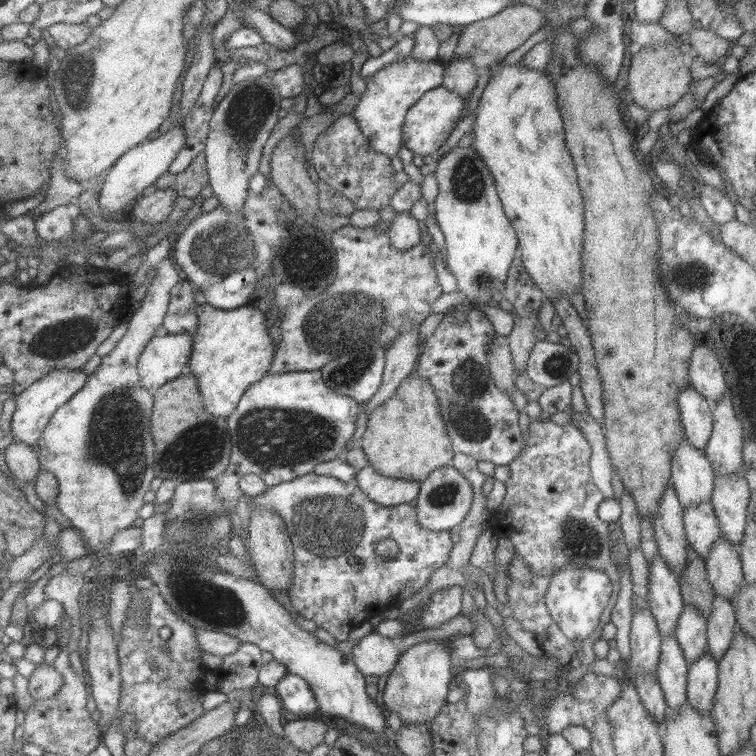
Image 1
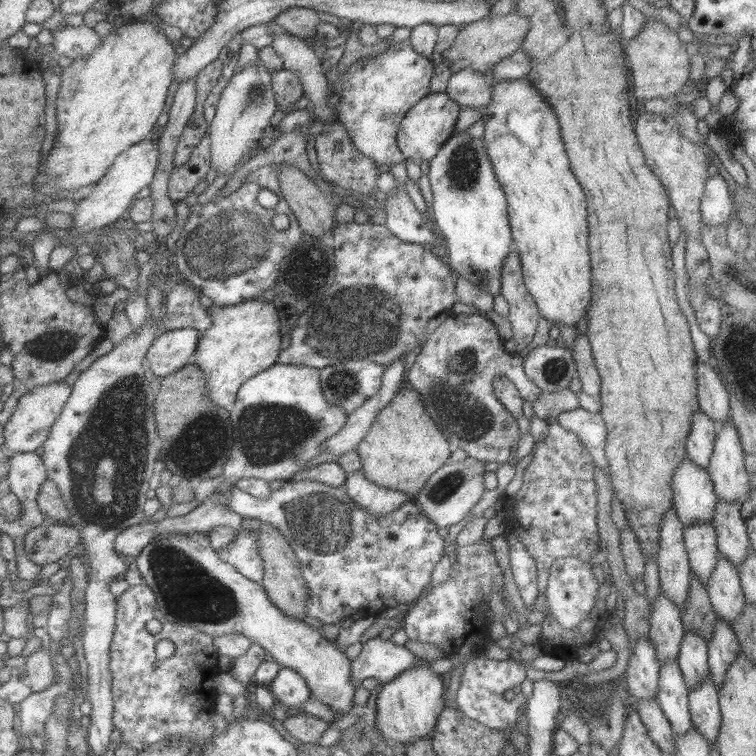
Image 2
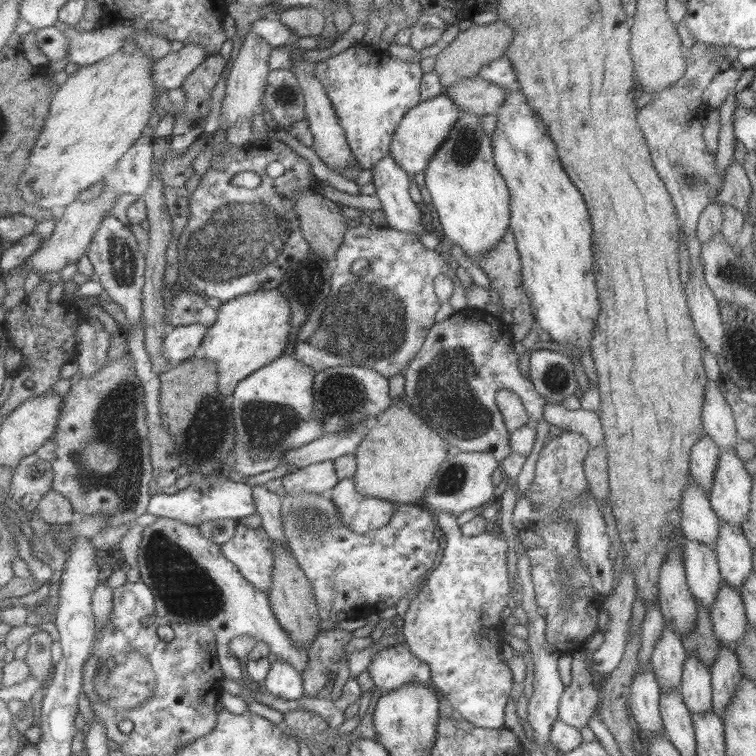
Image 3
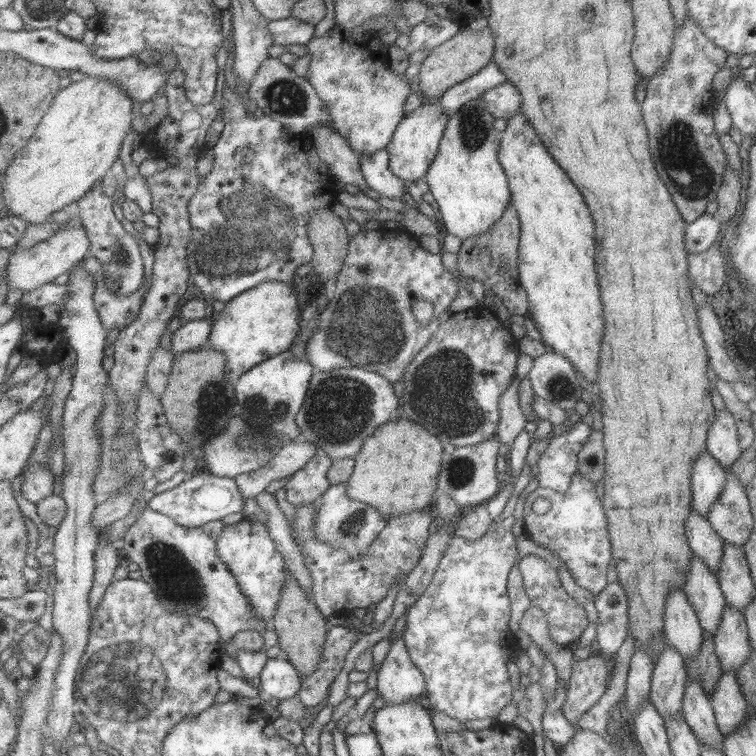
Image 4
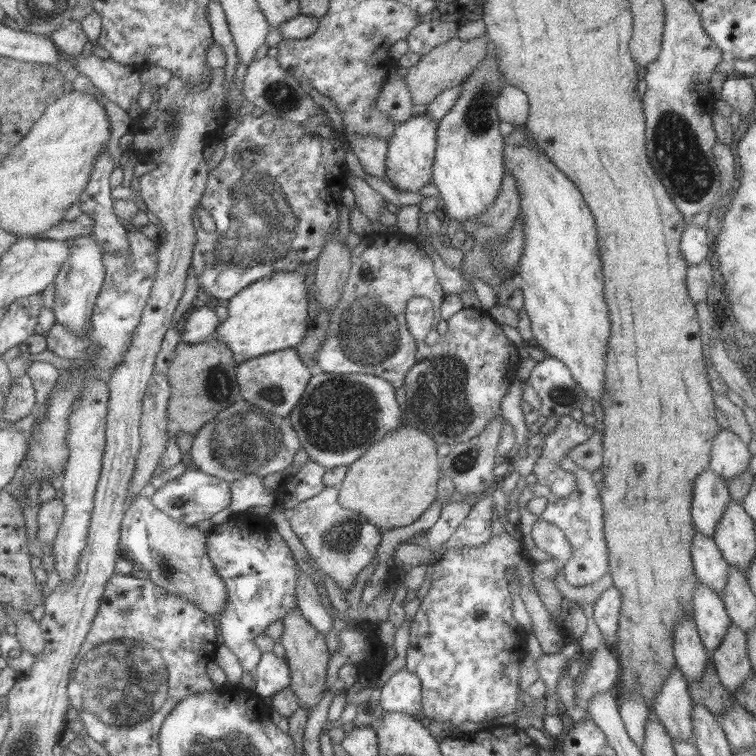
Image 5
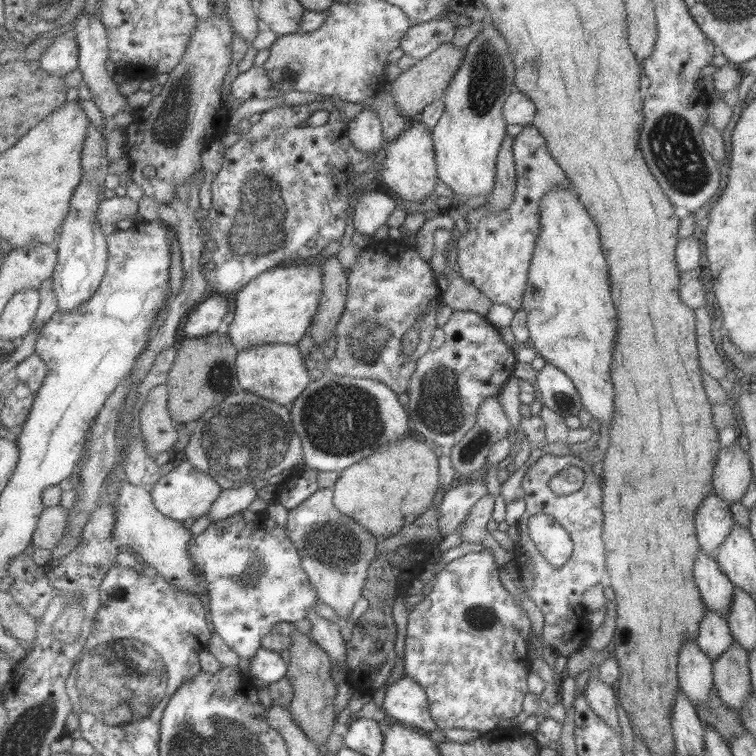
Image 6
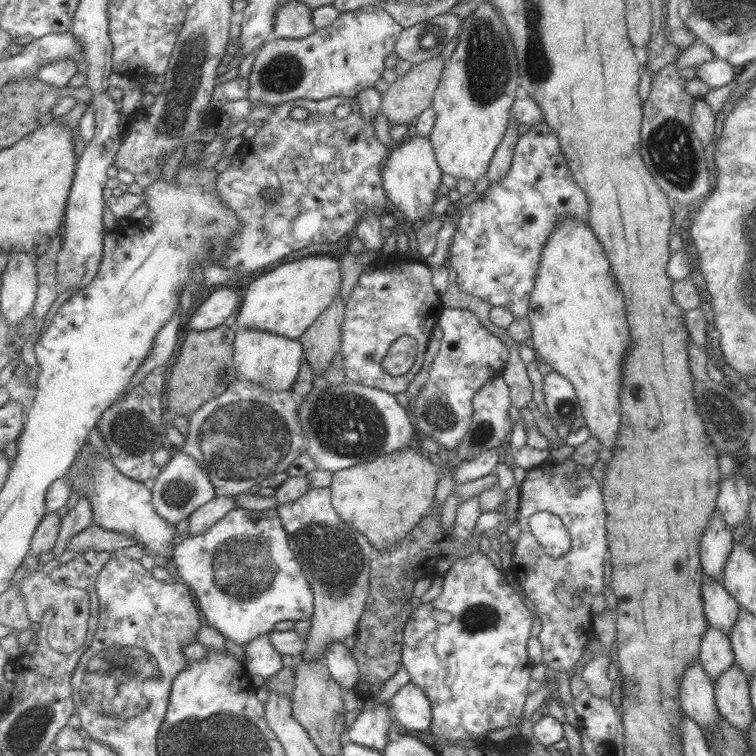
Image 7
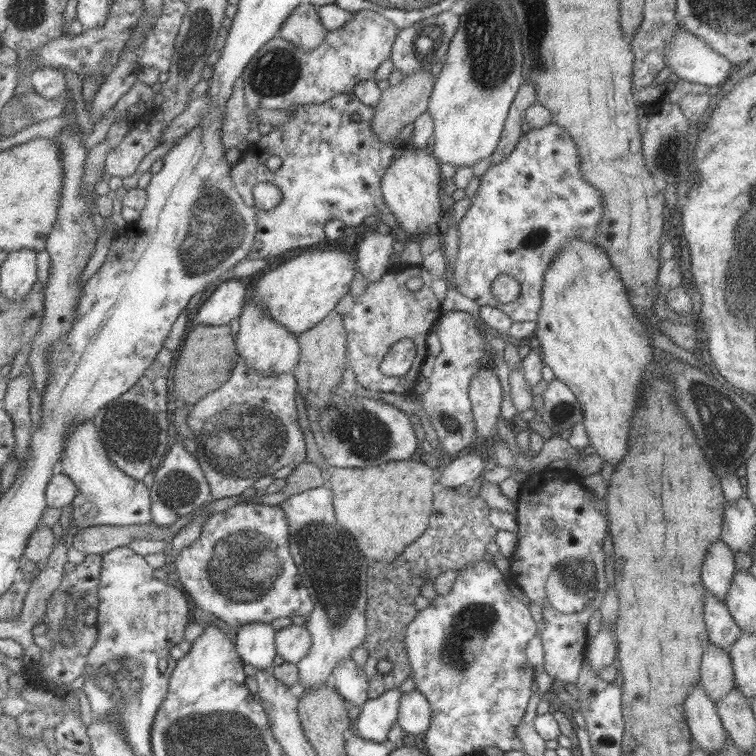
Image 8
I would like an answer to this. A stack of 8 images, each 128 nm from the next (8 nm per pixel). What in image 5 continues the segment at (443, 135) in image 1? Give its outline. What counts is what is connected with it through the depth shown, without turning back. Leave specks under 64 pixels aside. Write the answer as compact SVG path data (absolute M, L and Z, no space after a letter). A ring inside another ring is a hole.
M422 110L394 128L394 133L387 140L384 175L395 188L417 193L422 186L432 182L436 130L437 122L433 122Z

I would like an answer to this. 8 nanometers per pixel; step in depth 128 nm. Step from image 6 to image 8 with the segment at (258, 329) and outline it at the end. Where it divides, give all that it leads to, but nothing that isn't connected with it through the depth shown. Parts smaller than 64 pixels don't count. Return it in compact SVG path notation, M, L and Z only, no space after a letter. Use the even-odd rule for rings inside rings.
M314 247L309 251L283 263L265 276L255 285L253 302L259 306L279 324L299 336L315 329L325 318L329 317L341 298L349 294L351 284L355 280L355 261L353 254L347 250Z

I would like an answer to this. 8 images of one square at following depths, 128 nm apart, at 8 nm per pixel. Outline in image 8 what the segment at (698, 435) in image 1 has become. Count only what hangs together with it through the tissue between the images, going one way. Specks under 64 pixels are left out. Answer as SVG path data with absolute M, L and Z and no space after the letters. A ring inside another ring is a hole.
M720 539L708 546L701 565L700 578L706 593L724 602L735 573L735 558Z

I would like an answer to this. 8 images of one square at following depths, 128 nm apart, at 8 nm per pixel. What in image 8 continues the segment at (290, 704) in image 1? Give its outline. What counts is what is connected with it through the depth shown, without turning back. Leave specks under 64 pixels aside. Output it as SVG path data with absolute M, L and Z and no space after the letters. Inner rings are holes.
M254 622L248 625L243 625L237 630L236 646L242 654L242 659L246 664L250 664L257 669L273 670L273 660L278 654L278 646L276 643L276 634L278 630L272 623Z

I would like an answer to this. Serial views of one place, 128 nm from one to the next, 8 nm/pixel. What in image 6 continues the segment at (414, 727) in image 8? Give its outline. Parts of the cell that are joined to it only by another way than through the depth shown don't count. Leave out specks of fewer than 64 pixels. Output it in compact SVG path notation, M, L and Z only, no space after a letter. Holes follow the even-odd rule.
M402 676L387 686L383 708L390 721L421 728L427 734L436 729L436 724L430 717L426 691L407 676Z

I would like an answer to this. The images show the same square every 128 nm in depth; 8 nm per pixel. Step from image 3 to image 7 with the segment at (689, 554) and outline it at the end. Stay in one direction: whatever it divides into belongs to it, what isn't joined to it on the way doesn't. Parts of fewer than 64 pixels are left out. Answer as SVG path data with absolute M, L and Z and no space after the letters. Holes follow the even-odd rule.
M708 626L700 642L698 662L713 683L729 670L734 664L734 654L728 635Z

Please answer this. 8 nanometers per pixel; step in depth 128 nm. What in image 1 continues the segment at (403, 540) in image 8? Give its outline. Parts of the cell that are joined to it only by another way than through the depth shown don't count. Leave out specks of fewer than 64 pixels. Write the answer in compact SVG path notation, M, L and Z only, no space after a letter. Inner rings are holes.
M408 375L383 404L367 414L366 419L366 433L358 444L367 454L368 464L379 474L423 481L433 470L451 464L452 445L439 416L433 389L425 379Z

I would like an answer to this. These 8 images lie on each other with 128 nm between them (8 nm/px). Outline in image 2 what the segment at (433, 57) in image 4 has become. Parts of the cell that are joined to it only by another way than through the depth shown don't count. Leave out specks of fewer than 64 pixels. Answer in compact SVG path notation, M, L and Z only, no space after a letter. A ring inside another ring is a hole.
M514 11L493 18L484 16L475 22L467 23L458 32L451 46L441 53L442 62L448 65L451 74L459 72L462 68L470 68L479 73L487 72L504 56L509 56L520 48L527 29L528 18L519 16Z

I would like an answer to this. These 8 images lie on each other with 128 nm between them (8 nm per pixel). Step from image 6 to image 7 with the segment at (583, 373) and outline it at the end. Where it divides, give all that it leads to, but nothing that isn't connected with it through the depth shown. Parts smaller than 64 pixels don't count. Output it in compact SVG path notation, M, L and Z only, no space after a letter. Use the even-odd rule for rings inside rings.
M566 218L549 235L541 249L539 268L529 297L526 318L531 326L528 345L546 367L553 369L571 384L590 436L595 437L603 448L611 451L615 447L620 427L621 364L625 350L631 345L631 338L625 320L623 293L587 220Z

